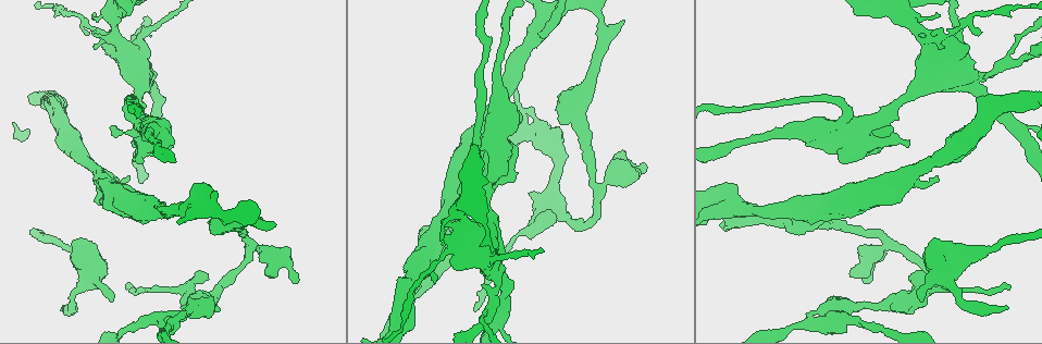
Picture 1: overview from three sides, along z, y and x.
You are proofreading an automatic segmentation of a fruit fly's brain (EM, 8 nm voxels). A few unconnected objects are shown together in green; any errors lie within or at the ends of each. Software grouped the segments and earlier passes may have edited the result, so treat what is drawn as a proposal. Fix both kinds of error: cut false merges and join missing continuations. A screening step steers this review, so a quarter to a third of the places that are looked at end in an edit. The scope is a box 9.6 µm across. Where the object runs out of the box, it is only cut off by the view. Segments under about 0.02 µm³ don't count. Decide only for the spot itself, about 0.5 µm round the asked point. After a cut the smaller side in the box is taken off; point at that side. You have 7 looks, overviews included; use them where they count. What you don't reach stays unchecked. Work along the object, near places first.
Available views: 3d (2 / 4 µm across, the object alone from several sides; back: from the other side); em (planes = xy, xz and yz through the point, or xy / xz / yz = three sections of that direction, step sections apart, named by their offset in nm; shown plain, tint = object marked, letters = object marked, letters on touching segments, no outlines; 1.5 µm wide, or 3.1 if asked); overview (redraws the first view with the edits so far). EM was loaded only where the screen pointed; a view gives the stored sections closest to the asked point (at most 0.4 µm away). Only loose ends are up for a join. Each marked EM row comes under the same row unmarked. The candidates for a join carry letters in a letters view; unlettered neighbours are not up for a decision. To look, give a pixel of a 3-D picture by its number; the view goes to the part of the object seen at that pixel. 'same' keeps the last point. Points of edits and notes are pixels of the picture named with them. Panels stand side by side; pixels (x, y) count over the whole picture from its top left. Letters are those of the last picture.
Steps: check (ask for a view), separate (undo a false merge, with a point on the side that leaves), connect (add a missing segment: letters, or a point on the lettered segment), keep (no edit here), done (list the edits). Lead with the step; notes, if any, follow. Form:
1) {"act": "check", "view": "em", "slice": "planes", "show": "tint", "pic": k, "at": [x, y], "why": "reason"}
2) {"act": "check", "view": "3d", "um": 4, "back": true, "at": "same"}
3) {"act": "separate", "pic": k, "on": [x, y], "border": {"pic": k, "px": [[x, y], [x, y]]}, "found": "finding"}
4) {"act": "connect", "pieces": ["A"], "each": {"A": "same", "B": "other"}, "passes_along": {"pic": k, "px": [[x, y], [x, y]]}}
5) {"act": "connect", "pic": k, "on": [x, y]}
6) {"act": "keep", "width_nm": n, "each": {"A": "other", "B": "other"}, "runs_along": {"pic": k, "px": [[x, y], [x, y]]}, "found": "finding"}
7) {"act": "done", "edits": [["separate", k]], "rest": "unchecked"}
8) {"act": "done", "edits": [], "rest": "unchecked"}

{"act": "check", "view": "3d", "um": 2, "pic": 1, "at": [1006, 307], "why": "branch stops here"}

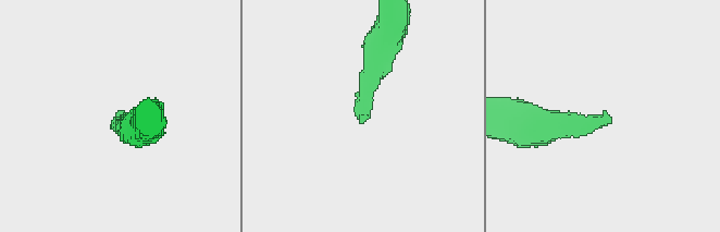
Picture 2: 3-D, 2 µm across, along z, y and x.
{"act": "check", "view": "em", "slice": "xy", "step": 4, "show": "tint", "pic": 2, "at": [116, 114], "why": "shape alone is not enough"}

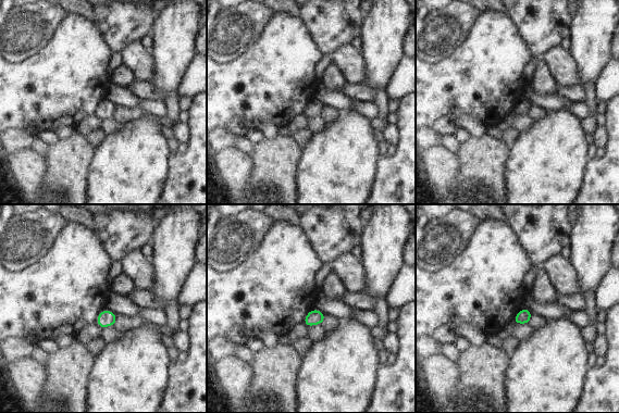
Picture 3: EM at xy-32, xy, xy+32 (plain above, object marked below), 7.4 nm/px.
{"act": "check", "view": "em", "slice": "planes", "show": "letters", "at": "same", "why": "cut it another way"}

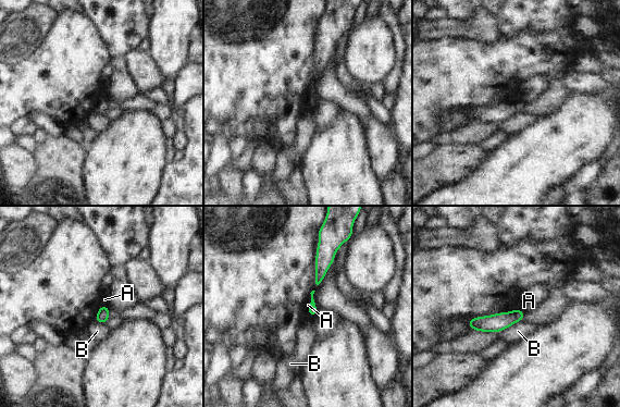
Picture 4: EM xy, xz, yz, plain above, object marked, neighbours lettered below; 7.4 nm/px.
{"act": "keep", "each": {"A": "other", "B": "other"}, "runs_along": {"pic": 4, "px": [[320, 246], [312, 312]]}, "found": "none of them fits"}

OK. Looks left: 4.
{"act": "check", "view": "em", "slice": "planes", "show": "letters", "pic": 1, "at": [921, 300], "why": "branch stops here"}

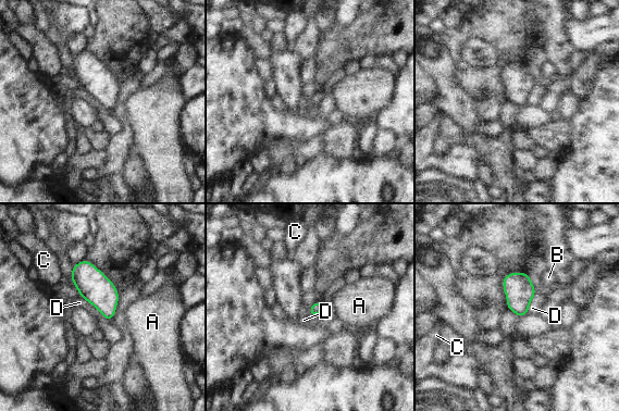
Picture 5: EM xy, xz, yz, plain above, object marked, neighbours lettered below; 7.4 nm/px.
{"act": "keep", "longest_contact_nm": ["D", 240], "each": {"A": "other", "B": "other", "C": "other", "D": "other"}, "border": {"pic": 5, "px": [[81, 297], [87, 300], [104, 318]]}, "found": "no lettered segment goes on from it"}

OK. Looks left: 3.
{"act": "check", "view": "em", "slice": "planes", "show": "letters", "pic": 1, "at": [112, 126], "why": "free end"}

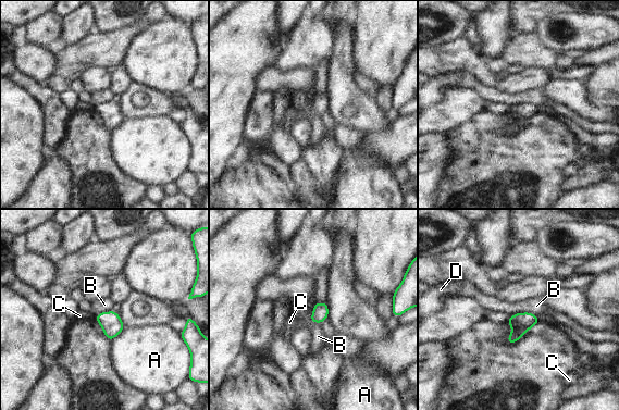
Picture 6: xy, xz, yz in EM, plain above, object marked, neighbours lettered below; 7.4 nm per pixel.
{"act": "keep", "width_nm": 120, "each": {"A": "other", "B": "other", "C": "other", "D": "other"}, "border": {"pic": 6, "px": [[316, 301], [309, 319], [320, 324]]}, "found": "no lettered segment goes on from it"}

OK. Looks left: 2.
{"act": "done", "edits": [], "rest": "unchecked"}

